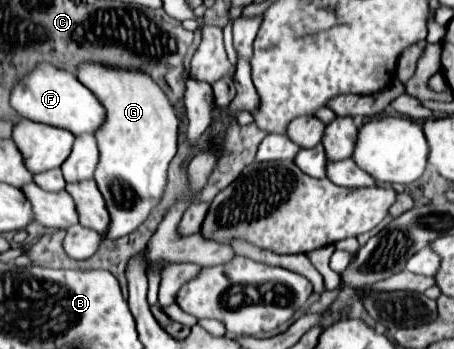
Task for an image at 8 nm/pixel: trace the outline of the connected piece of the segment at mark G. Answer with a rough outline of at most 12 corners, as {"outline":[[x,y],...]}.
{"outline":[[82,64],[106,108],[94,180],[106,236],[164,196],[178,120],[144,72]]}

